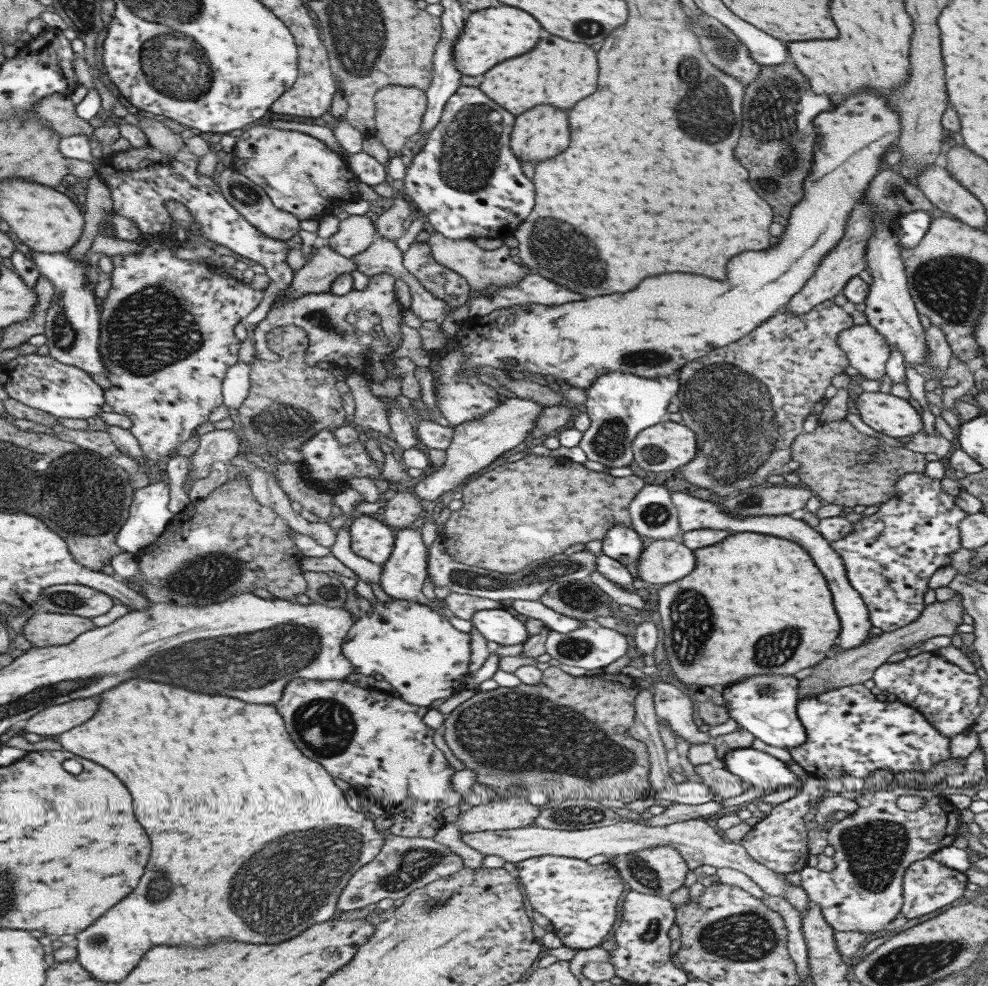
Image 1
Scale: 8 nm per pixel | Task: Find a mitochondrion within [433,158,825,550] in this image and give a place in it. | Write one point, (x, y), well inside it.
(735, 413)

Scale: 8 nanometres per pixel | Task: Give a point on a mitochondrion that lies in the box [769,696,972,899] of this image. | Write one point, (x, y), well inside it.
(874, 850)

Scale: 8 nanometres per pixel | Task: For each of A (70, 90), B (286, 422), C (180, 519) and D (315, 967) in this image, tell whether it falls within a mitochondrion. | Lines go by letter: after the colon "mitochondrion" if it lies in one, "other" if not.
A: other
B: mitochondrion
C: other
D: other

